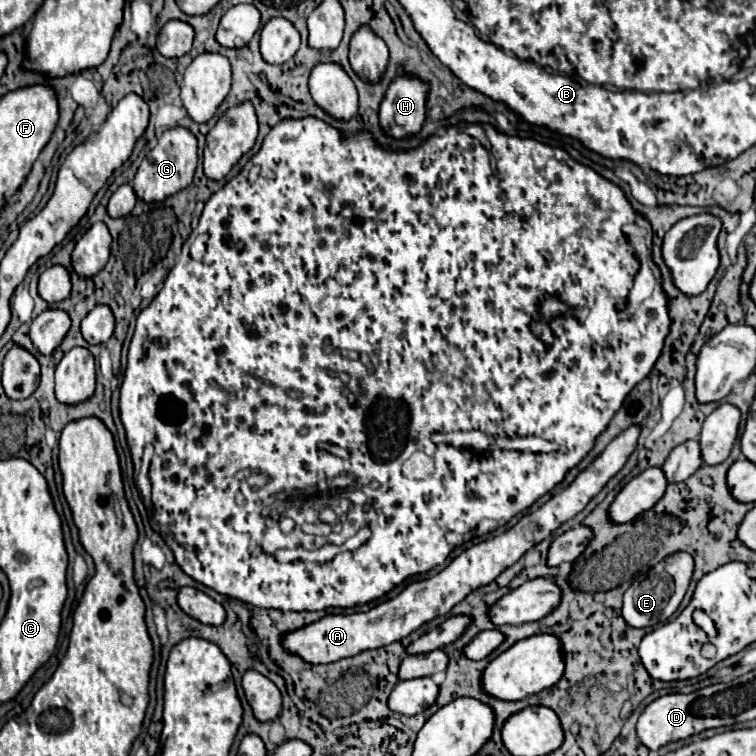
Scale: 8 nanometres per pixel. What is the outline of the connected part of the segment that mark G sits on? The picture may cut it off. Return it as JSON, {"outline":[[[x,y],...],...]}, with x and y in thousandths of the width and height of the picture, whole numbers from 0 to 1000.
{"outline":[[[241,167],[225,169],[212,180],[209,190],[188,212],[188,217],[180,228],[180,235],[177,235],[177,251],[180,251],[183,262],[190,267],[212,267],[212,265],[238,254],[241,249],[251,246],[259,217],[262,217],[259,180],[249,169],[241,169]]]}

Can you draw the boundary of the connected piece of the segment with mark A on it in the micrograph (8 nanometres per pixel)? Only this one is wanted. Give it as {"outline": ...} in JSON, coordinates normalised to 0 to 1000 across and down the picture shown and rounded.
{"outline":[[[836,561],[823,574],[817,574],[802,595],[772,622],[765,627],[765,632],[741,653],[730,656],[717,672],[709,677],[696,680],[688,685],[683,696],[669,701],[667,706],[659,706],[653,712],[646,712],[619,728],[614,728],[606,738],[601,738],[585,757],[579,757],[574,765],[548,770],[537,775],[524,791],[511,794],[492,804],[489,810],[468,810],[468,812],[447,812],[447,815],[431,815],[410,828],[402,828],[392,836],[384,836],[376,841],[376,854],[381,862],[389,862],[399,868],[410,878],[434,878],[444,876],[450,870],[471,868],[481,860],[505,857],[519,849],[526,849],[553,833],[558,825],[574,820],[577,815],[593,812],[606,796],[611,796],[624,780],[643,775],[653,770],[661,757],[667,757],[672,749],[683,746],[690,733],[696,733],[704,722],[725,712],[735,698],[741,698],[746,690],[757,688],[765,677],[775,672],[775,667],[802,643],[802,638],[823,622],[831,603],[841,595],[844,577],[847,577],[847,561]]]}

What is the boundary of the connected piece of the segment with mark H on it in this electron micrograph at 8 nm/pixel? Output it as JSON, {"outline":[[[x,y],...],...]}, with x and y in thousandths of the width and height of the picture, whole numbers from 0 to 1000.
{"outline":[[[524,101],[503,138],[503,167],[521,183],[550,177],[563,156],[563,111],[550,101]]]}

